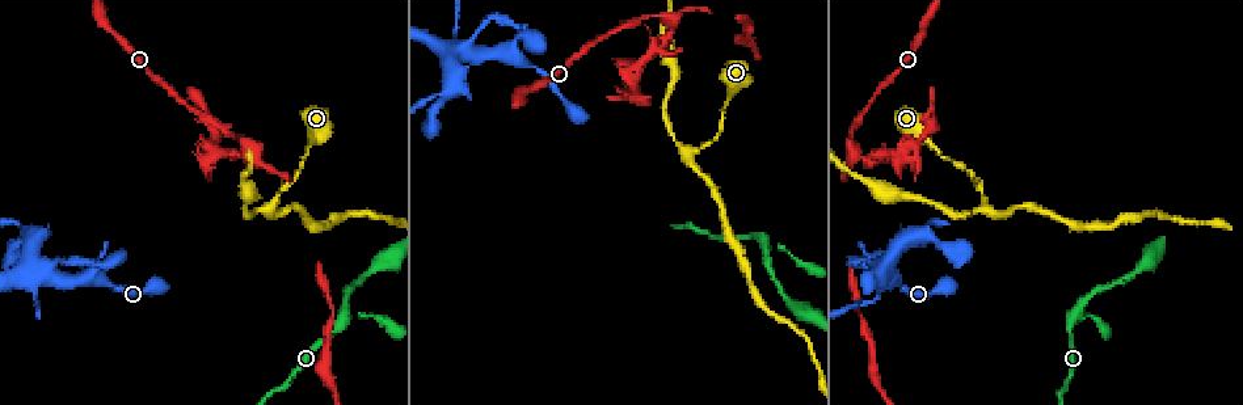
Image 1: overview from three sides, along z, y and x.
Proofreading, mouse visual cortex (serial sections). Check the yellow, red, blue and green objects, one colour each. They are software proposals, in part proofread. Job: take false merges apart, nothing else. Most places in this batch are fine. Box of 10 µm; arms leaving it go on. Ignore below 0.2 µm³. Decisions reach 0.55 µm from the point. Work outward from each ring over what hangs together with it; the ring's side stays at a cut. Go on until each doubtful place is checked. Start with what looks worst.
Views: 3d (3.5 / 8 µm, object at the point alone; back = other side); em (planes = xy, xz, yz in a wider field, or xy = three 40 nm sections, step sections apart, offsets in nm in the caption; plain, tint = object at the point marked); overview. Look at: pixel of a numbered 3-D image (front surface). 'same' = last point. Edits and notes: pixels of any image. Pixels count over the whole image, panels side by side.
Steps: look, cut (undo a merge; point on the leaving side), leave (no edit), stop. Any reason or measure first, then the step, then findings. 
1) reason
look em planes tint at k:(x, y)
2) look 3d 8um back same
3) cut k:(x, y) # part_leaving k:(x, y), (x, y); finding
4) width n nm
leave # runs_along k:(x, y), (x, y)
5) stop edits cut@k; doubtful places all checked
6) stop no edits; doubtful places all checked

look 3d 3.5um at 1:(766, 242)

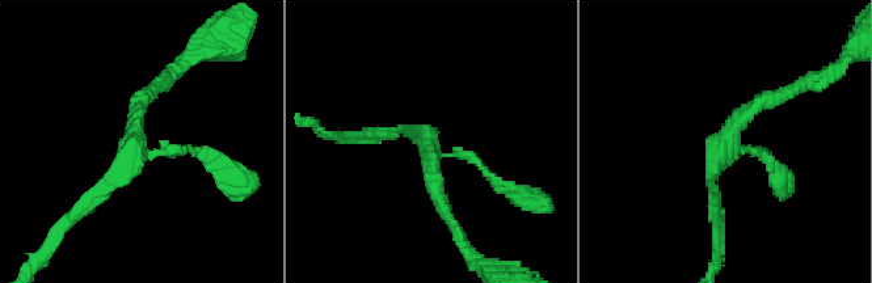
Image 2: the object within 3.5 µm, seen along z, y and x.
look em xy step 2 tint at 2:(133, 143)

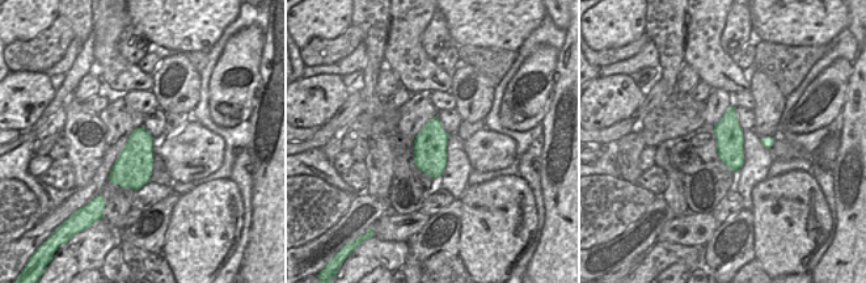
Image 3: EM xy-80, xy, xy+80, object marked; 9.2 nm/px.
look em xy step 5 tint same

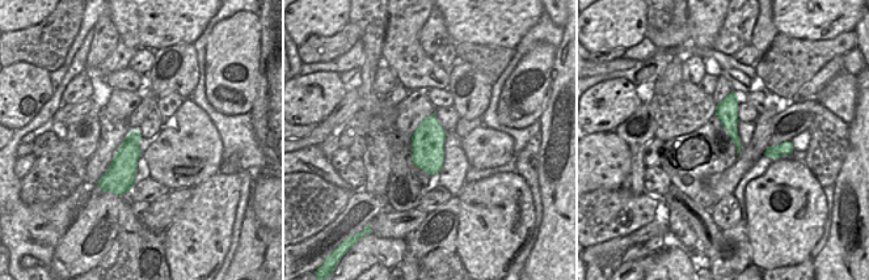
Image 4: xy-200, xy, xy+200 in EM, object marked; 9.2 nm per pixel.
leave # runs_along 2:(716, 214), (723, 142), (787, 93); continuous, no second cell

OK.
sharp bend
look 3d 3.5um at 1:(866, 161)

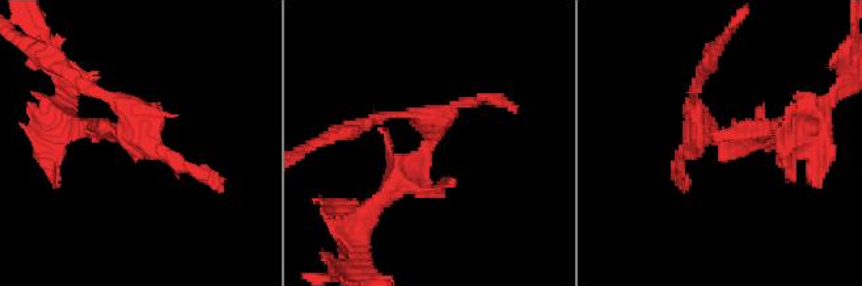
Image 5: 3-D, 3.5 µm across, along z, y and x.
shape alone is not enough
look em xy step 3 tint at 5:(133, 140)

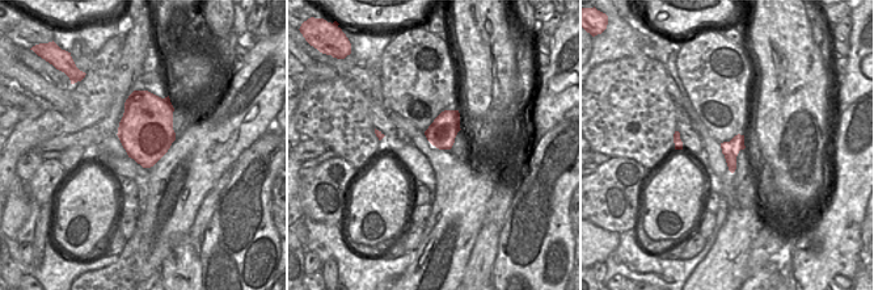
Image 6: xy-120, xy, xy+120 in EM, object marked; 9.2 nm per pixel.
width 260 nm
cut 5:(436, 192) # part_leaving 5:(425, 150), (421, 165), (345, 234); a second cell is stuck on

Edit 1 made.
redraw
look overview

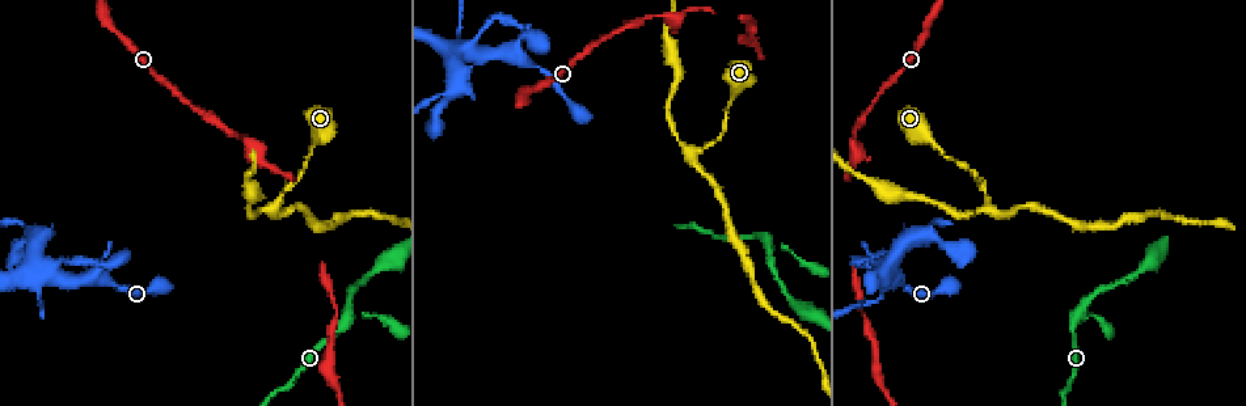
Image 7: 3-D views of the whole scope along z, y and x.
look 3d 3.5um at 7:(691, 151)

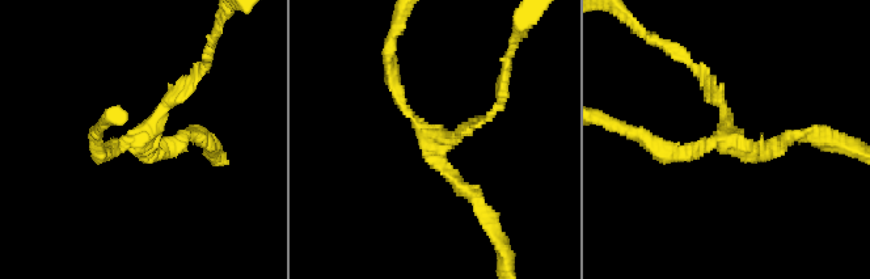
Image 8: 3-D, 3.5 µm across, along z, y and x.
arms 3; arm_widths 100, 150, 200 nm
look em xy step 3 tint at 8:(140, 138)

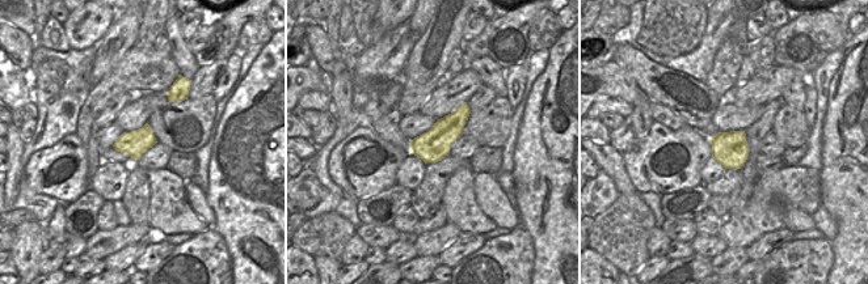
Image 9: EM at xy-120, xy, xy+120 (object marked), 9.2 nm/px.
cut it another way
look em planes tint same

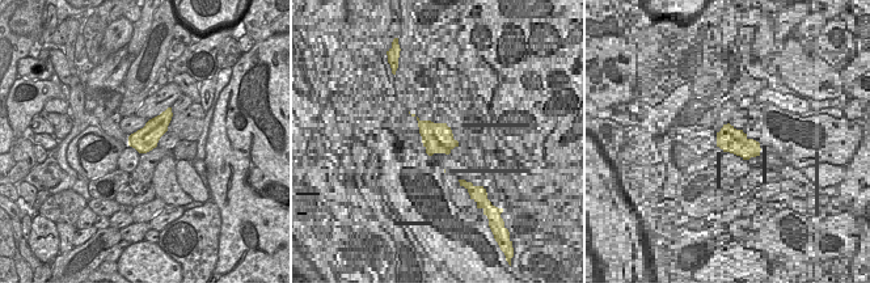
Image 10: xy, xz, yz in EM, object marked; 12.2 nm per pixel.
leave # runs_along 8:(701, 75), (739, 148), (795, 135); all the same cell

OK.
stop edits cut@5; doubtful places all checked

